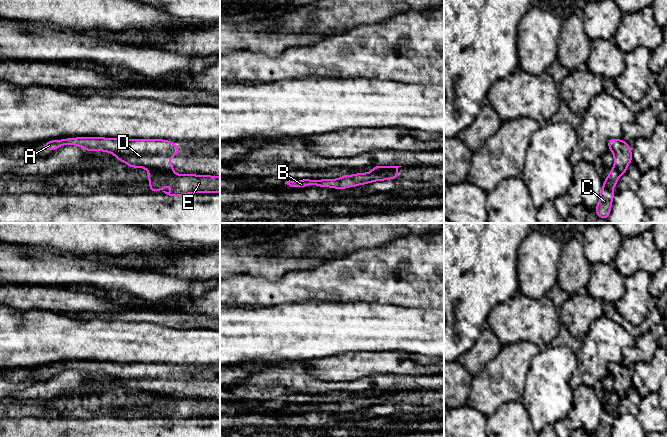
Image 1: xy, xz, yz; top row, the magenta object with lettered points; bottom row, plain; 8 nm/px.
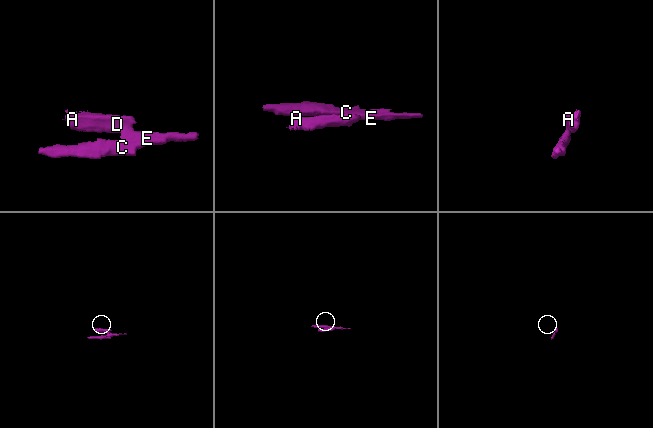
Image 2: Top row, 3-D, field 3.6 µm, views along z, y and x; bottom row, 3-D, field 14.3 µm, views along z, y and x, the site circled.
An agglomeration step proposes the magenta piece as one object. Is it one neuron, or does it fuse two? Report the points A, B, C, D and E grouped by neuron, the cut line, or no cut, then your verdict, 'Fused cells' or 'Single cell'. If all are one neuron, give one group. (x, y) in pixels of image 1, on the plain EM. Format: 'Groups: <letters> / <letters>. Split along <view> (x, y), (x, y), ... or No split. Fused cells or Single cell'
Groups: A B D / C E. Split along xy (148, 393), (172, 396). Fused cells

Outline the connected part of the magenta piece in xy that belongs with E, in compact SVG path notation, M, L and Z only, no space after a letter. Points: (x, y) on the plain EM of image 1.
M150 393L148 403L150 416L161 415L166 409L170 409L172 414L163 416L172 421L194 417L220 417L220 401L218 400L176 398Z

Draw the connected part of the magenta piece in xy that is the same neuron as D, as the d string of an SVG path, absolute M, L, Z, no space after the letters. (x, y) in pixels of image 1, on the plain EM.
M76 361L51 364L42 369L50 376L63 369L76 369L88 376L109 376L120 386L125 386L128 391L161 396L174 395L170 382L181 375L174 366L164 363Z

